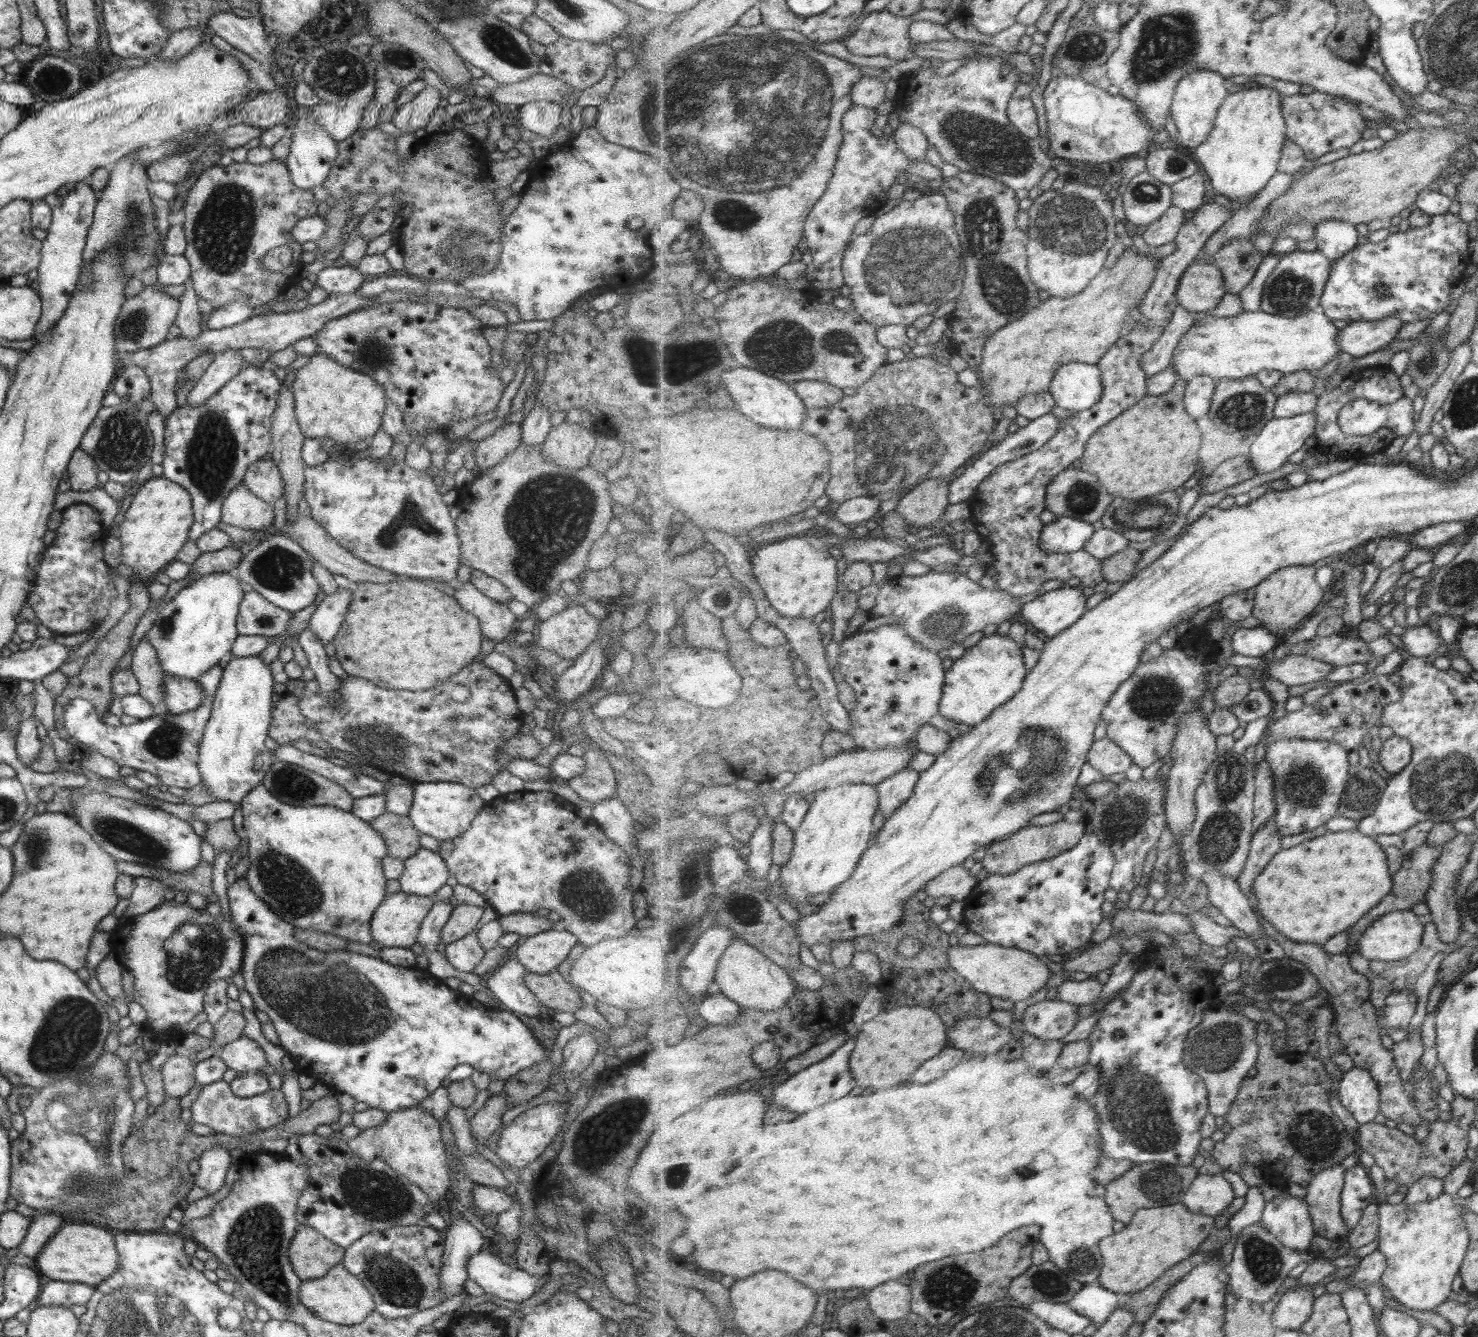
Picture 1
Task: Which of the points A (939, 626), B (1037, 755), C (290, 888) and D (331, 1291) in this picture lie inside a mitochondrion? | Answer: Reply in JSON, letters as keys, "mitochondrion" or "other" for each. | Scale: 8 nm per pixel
{"A":"mitochondrion","B":"mitochondrion","C":"mitochondrion","D":"other"}

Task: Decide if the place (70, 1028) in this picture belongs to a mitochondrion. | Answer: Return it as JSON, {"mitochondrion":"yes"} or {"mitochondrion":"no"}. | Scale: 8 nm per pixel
{"mitochondrion":"yes"}

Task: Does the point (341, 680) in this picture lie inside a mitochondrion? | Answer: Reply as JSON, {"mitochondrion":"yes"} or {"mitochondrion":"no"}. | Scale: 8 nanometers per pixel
{"mitochondrion":"no"}

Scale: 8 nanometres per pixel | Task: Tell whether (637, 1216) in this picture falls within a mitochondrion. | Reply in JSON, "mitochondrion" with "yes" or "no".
{"mitochondrion":"no"}

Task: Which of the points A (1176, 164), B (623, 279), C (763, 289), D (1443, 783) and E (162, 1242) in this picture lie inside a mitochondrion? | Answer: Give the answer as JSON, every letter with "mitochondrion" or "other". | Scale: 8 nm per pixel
{"A":"mitochondrion","B":"other","C":"other","D":"mitochondrion","E":"other"}

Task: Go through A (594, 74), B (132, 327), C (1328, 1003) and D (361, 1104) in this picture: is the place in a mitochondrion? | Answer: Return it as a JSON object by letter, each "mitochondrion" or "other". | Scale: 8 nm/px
{"A":"other","B":"mitochondrion","C":"other","D":"other"}

